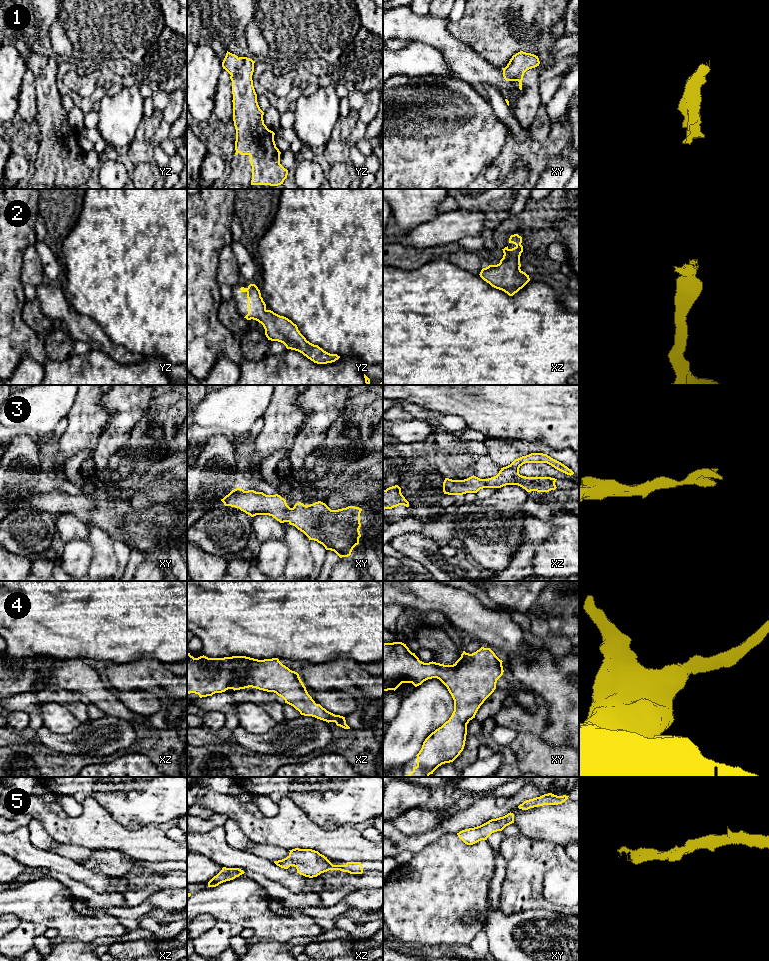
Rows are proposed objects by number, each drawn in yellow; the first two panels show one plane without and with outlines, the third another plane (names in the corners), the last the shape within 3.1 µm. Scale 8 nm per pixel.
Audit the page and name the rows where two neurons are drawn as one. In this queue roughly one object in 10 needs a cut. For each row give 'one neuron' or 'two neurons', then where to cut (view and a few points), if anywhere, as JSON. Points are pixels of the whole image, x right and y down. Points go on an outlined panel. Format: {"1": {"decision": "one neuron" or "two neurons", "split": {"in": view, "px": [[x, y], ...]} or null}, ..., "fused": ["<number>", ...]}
{"1": {"decision": "one neuron", "split": null}, "2": {"decision": "one neuron", "split": null}, "3": {"decision": "one neuron", "split": null}, "4": {"decision": "one neuron", "split": null}, "5": {"decision": "one neuron", "split": null}, "fused": []}

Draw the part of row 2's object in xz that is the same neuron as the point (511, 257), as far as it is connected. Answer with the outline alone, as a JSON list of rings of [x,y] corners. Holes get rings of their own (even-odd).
[[[518,234],[511,235],[509,243],[516,246],[512,249],[508,246],[502,249],[504,255],[500,263],[483,268],[479,275],[492,287],[513,296],[530,281],[530,278],[520,269],[520,256],[523,252],[522,237]]]

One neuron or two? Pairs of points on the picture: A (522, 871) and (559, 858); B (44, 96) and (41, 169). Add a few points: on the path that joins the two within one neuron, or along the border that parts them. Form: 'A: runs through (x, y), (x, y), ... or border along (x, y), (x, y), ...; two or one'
A: runs through (531, 862), (535, 858), (550, 858); one
B: runs through (49, 114), (49, 151); one

